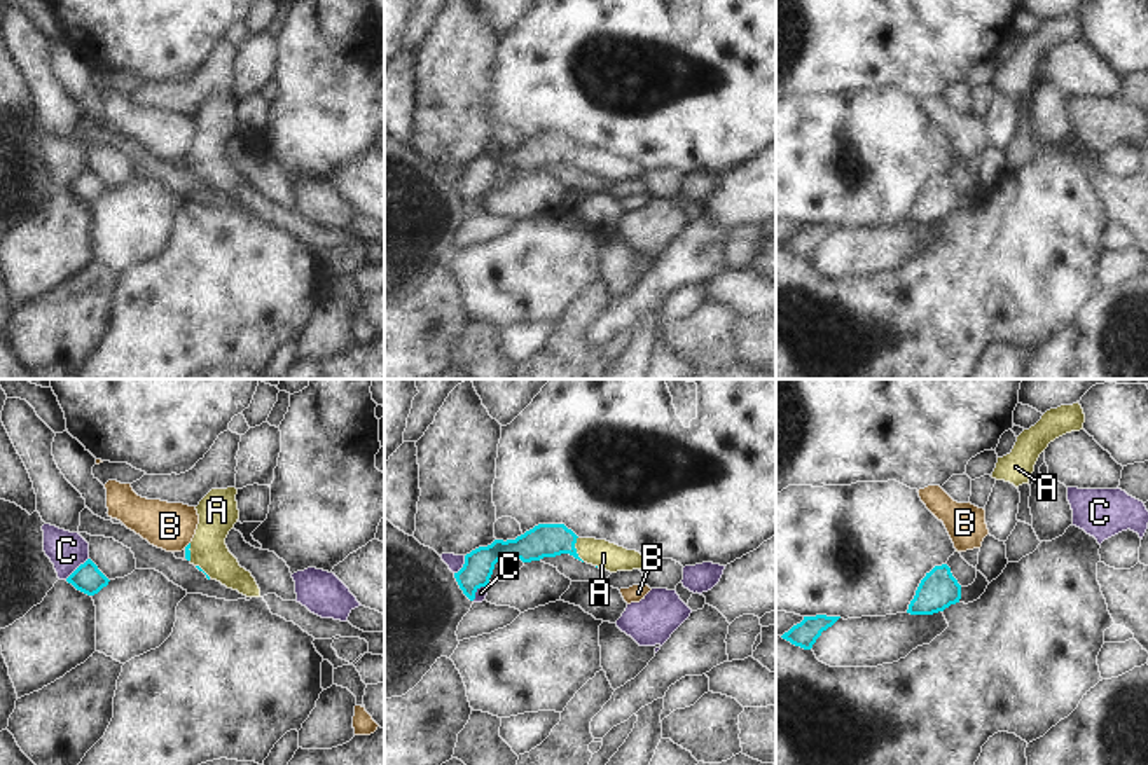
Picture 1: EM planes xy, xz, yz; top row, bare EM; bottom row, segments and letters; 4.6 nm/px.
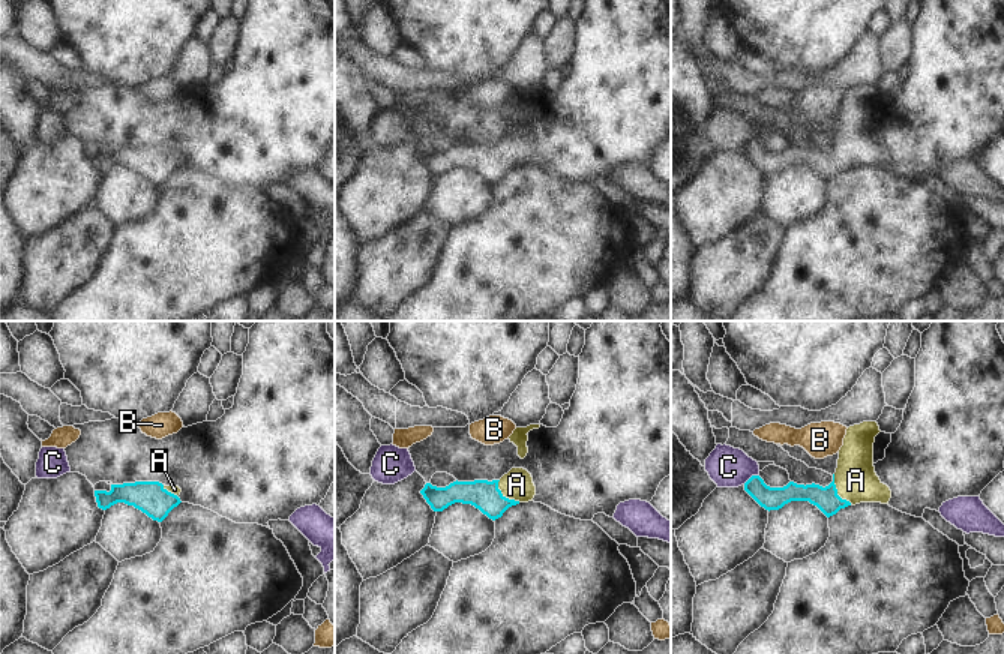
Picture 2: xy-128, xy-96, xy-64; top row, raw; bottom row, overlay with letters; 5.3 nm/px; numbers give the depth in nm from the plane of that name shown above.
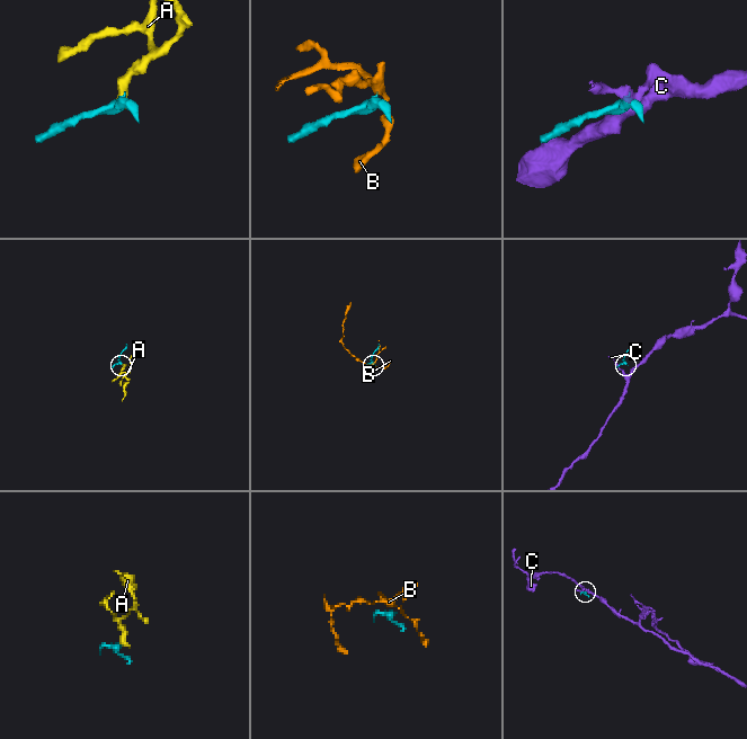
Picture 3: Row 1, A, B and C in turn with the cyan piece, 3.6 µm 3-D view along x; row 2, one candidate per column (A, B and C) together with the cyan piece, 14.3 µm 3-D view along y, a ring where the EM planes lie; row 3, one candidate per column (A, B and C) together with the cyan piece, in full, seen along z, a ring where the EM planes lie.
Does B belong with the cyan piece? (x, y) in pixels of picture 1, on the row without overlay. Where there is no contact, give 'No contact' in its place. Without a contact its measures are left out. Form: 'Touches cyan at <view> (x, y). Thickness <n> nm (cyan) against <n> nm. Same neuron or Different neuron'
Touches cyan at xy (187, 154). Thickness 30 nm (cyan) against 220 nm. Different neuron.

